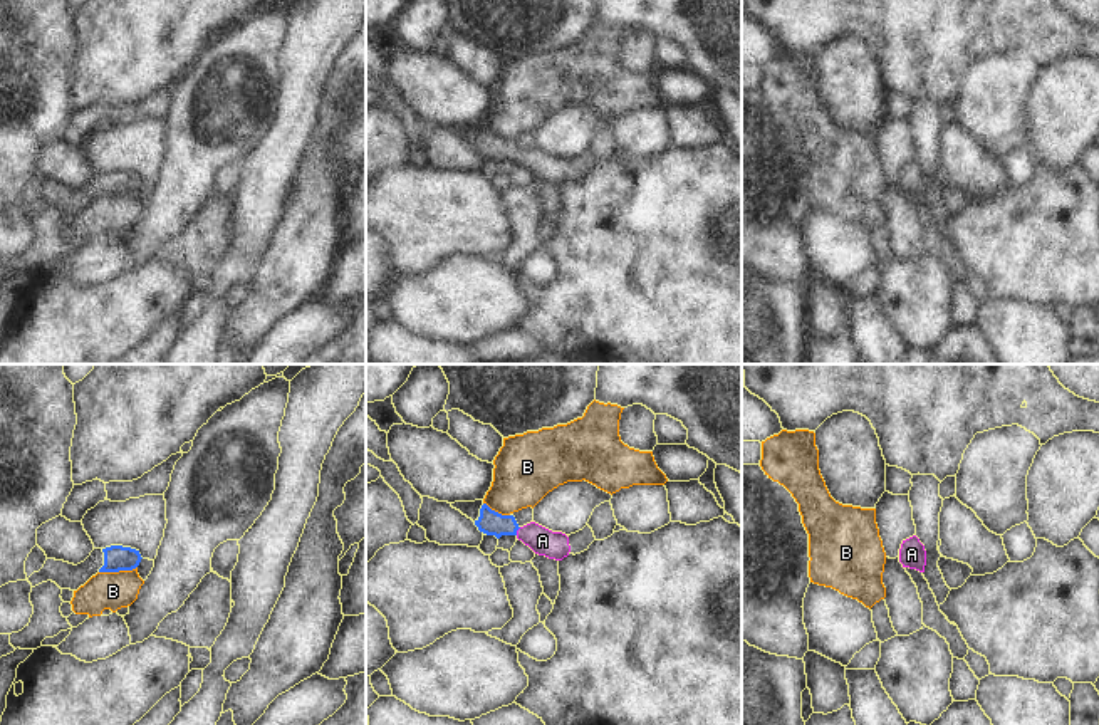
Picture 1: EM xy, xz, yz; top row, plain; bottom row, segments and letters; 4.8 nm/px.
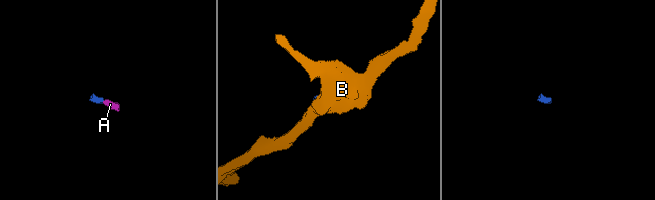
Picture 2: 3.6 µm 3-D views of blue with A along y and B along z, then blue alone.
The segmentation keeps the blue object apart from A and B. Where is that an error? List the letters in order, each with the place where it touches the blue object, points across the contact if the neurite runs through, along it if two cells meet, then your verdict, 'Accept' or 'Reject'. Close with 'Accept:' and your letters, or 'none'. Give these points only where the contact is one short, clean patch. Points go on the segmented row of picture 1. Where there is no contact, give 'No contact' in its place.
A: Touches blue at xz (517, 529). Path across: xz (490, 522), (517, 529), (542, 541). Accept
B: Touches blue at xy (118, 571). Boundary: xy (136, 566), (126, 571), (99, 573). Reject
Accept: A.

